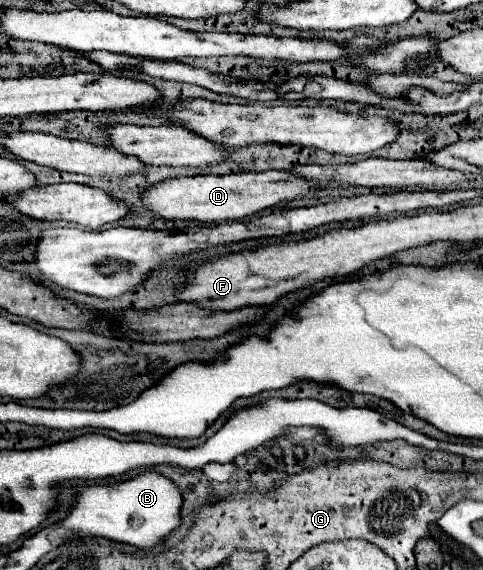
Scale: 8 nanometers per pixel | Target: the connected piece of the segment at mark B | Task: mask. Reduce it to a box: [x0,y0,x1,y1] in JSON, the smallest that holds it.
[65,470,183,548]

